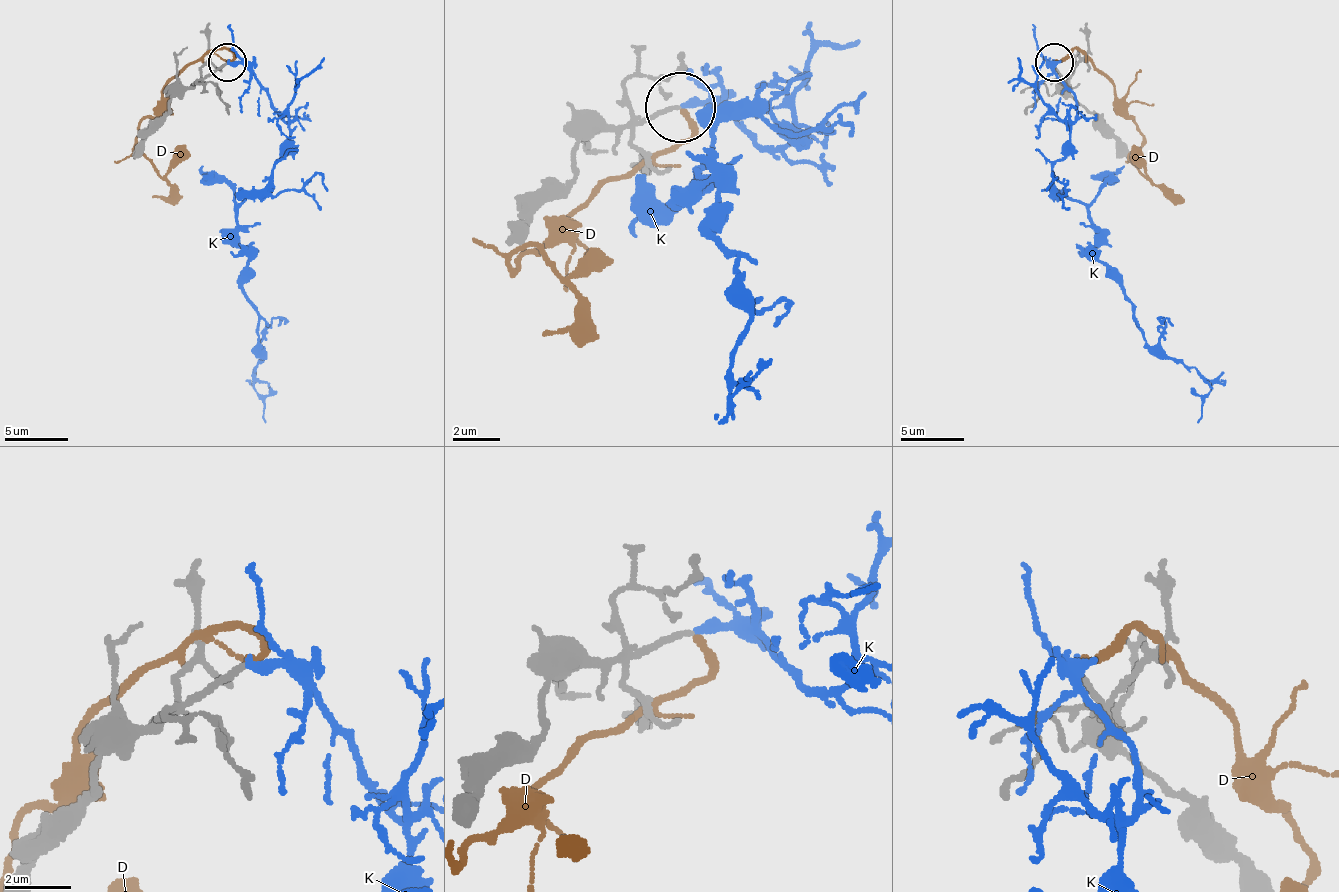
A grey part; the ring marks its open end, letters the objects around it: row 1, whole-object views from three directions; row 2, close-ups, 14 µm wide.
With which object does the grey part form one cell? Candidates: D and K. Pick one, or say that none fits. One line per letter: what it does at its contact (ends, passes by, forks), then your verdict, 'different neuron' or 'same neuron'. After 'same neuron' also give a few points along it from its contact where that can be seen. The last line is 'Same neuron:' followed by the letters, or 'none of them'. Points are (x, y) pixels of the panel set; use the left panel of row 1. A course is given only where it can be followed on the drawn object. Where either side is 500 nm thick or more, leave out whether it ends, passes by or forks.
D: it ends there; different neuron
K: it ends there; same neuron; it runs (228, 65), (250, 74), (288, 128), (272, 179), (237, 211), (244, 284), (266, 353), (253, 369), (266, 423)
Same neuron: K

